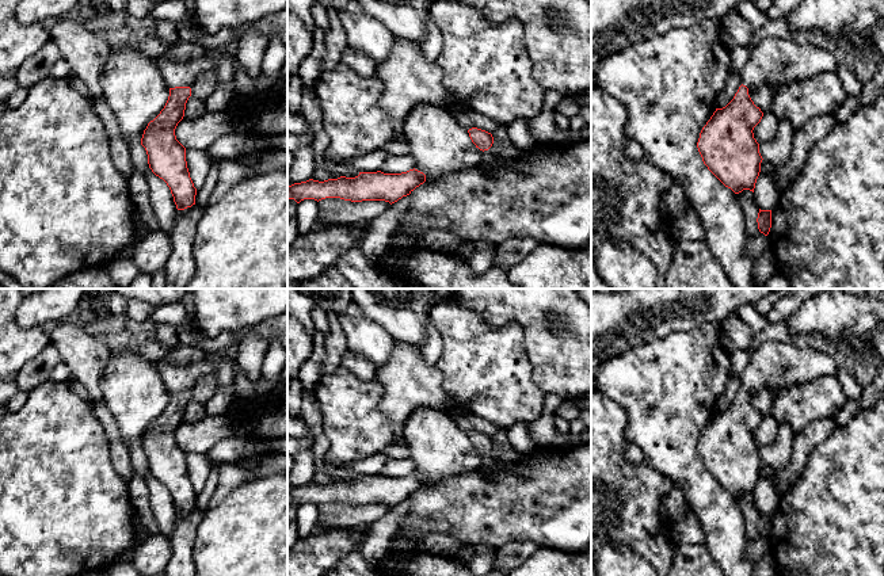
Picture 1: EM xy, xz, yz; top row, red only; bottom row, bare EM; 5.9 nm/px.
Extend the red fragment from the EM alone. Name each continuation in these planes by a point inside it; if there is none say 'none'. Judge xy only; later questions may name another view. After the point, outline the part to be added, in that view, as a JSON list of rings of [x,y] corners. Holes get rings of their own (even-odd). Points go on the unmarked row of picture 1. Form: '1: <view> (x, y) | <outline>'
1: xy (175, 377) | [[[235,336],[233,343],[220,352],[209,352],[209,358],[202,362],[186,365],[186,366],[174,366],[159,359],[155,366],[159,370],[167,389],[169,392],[175,390],[190,390],[194,388],[198,378],[202,375],[214,374],[214,361],[218,358],[228,358],[235,363],[237,356],[237,343],[239,339]]]

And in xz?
1: xz (490, 465) | [[[484,454],[484,462],[481,466],[481,472],[487,476],[491,476],[499,466],[499,462],[494,459],[489,454]]]

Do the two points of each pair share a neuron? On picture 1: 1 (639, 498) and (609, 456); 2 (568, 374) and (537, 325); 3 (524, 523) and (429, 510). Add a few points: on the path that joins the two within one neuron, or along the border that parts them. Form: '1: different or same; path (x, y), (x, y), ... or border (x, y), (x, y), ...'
1: same; path (628, 487), (609, 466)
2: same; path (568, 362), (568, 357), (549, 338)
3: same; path (500, 510), (452, 510)

